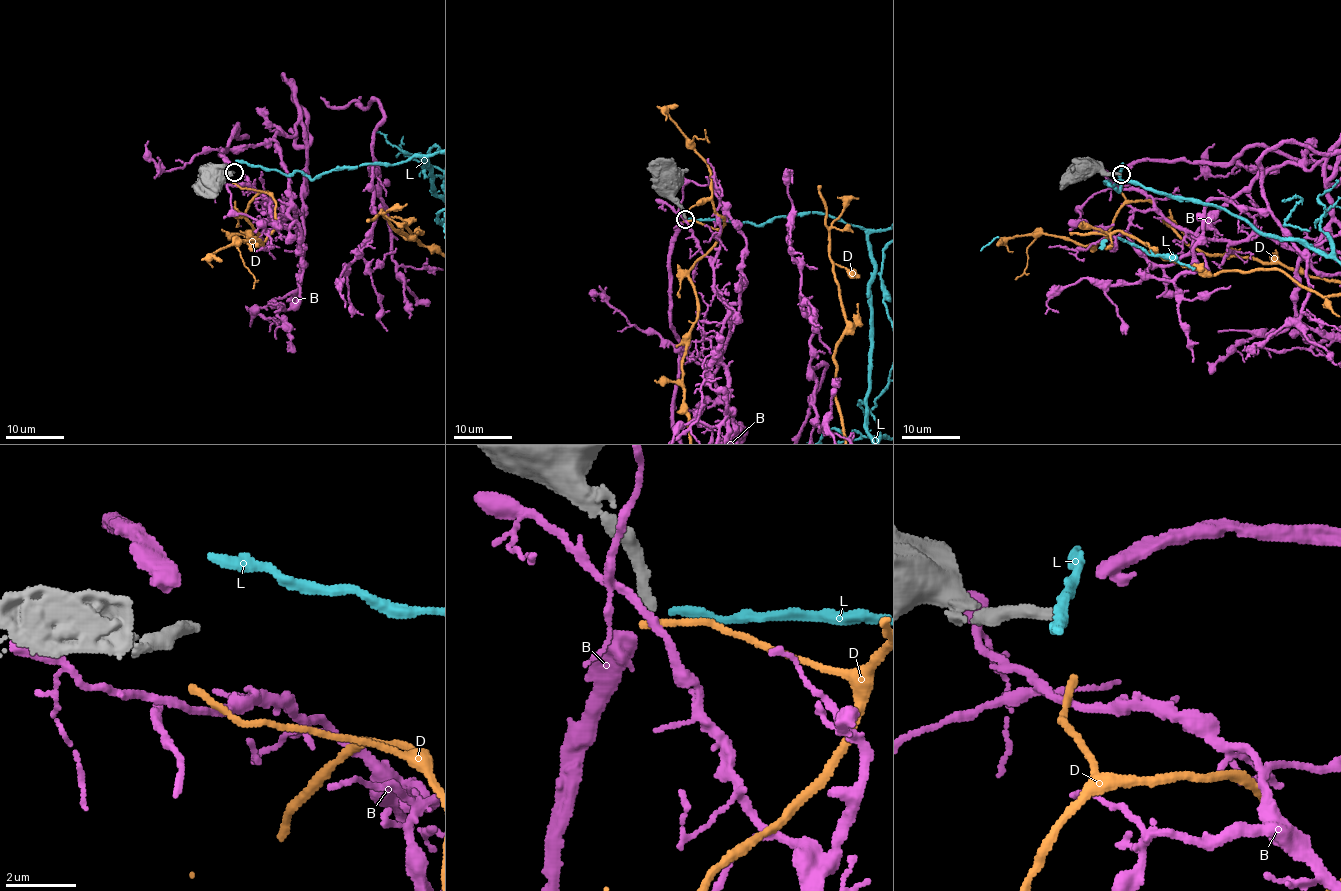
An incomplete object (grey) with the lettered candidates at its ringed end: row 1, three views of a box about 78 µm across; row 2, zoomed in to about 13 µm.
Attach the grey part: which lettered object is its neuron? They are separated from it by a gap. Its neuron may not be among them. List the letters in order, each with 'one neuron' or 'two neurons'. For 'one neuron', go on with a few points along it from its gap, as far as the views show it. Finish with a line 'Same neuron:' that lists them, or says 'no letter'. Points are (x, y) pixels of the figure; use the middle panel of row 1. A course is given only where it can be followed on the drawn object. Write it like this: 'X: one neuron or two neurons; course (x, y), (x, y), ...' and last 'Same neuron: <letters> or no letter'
B: two neurons
D: two neurons
L: two neurons
Same neuron: no letter

